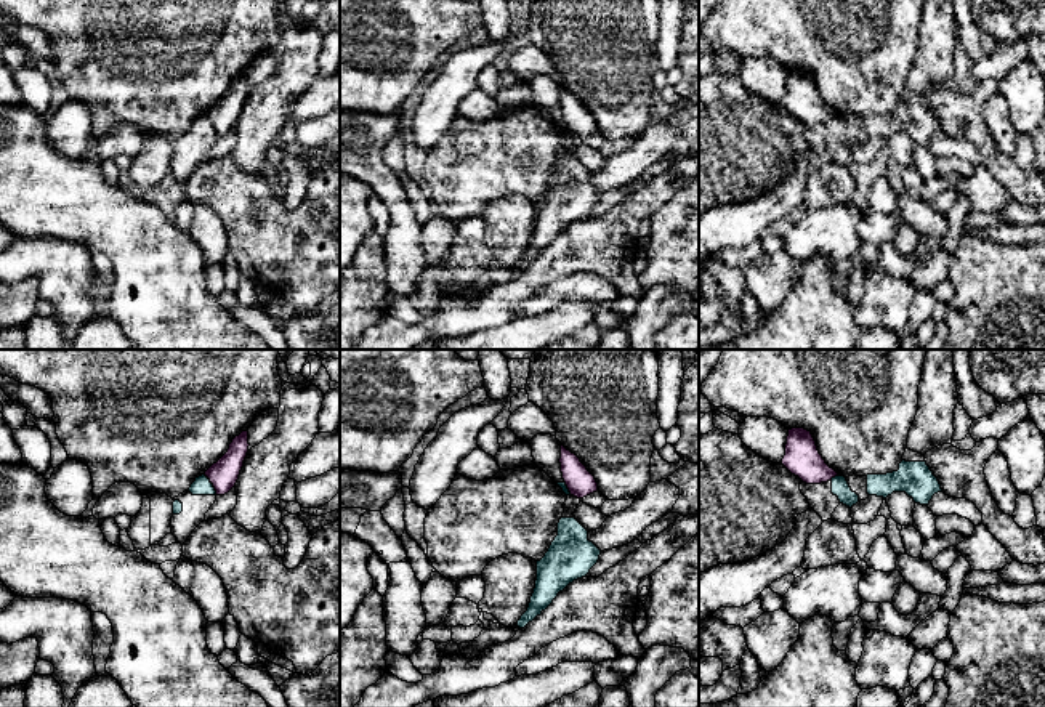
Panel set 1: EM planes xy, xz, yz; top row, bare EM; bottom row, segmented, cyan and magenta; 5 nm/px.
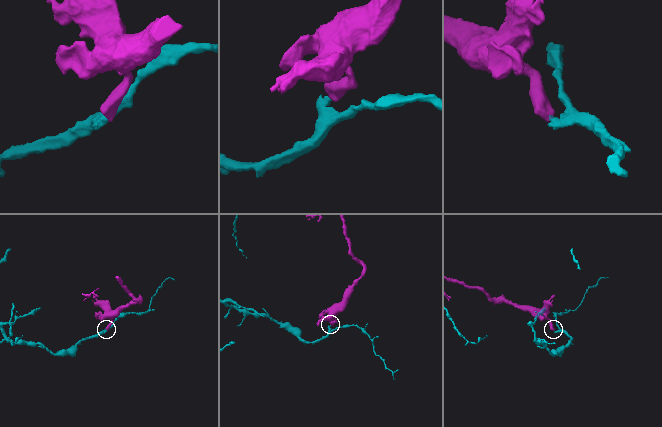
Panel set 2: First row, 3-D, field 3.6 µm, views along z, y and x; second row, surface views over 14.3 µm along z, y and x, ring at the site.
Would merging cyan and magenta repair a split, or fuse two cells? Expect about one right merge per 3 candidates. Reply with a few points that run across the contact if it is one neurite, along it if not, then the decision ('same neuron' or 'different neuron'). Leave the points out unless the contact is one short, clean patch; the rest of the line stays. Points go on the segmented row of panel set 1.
line xy (204, 475), (217, 494); different neuron

